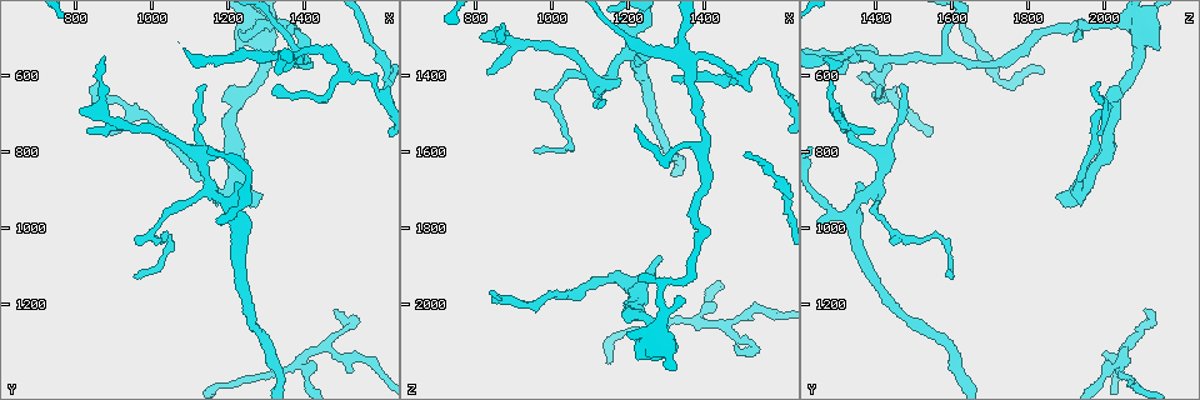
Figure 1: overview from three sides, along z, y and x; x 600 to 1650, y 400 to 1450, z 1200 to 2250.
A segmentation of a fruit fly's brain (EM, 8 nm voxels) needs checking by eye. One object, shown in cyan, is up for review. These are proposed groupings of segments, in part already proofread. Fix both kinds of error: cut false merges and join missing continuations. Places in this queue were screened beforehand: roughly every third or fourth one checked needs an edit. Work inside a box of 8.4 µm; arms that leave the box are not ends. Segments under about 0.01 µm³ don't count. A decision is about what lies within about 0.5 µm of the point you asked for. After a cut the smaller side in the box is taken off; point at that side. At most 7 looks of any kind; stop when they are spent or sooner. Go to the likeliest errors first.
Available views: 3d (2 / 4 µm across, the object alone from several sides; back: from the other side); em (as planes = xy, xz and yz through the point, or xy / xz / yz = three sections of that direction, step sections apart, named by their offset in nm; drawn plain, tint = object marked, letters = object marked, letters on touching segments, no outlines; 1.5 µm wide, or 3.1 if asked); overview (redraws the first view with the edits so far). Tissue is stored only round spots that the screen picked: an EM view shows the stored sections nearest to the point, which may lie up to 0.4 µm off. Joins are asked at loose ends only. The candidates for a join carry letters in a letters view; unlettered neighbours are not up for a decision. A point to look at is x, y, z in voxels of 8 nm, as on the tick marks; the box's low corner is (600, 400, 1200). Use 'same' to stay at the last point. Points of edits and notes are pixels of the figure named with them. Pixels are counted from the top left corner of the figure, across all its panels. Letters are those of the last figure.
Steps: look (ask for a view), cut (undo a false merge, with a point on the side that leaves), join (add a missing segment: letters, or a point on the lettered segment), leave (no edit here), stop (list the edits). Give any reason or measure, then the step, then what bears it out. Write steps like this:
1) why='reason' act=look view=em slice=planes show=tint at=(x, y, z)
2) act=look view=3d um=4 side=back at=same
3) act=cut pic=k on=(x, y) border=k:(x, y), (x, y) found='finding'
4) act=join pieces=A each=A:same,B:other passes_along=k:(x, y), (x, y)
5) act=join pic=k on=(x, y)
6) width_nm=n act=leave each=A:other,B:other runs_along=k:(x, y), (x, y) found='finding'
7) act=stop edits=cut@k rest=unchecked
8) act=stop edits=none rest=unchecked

act=look view=em slice=planes show=plain at=(1365, 540, 1375)

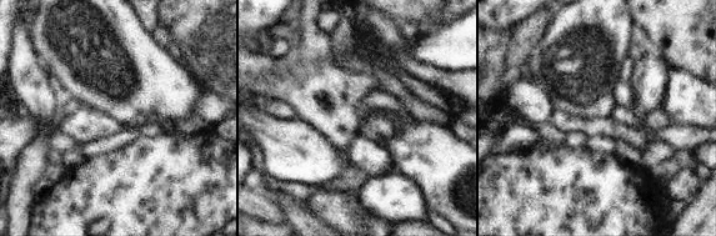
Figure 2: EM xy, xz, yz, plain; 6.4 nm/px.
why='see the neighbours' act=look view=em slice=planes show=letters at=same

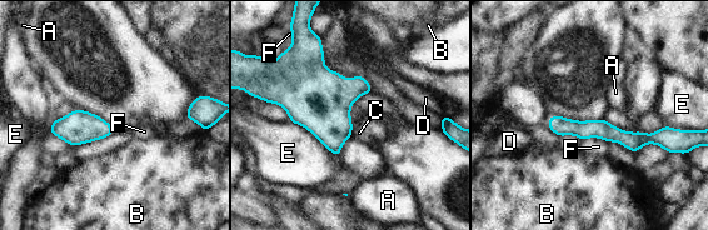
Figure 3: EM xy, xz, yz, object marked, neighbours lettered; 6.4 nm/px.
act=leave each=A:other,B:other,C:other,D:other,E:other,F:other border=3:(114, 130), (99, 139), (70, 145) found='continuous, no second neuron'

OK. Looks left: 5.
why='three-way junction' act=look view=3d um=4 at=(1395, 1365, 2015)

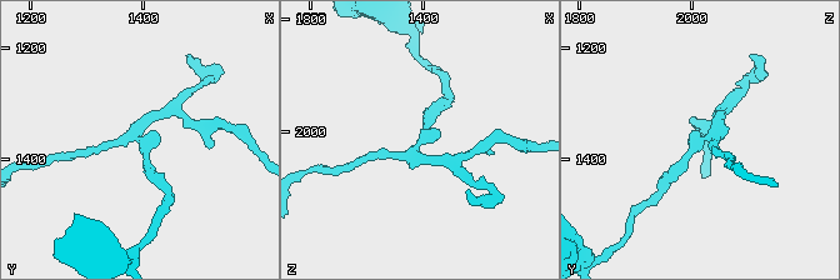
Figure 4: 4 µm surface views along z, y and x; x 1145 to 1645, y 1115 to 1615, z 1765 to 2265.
arms=3 why='need the tissue' act=look view=em slice=yz step=8 show=letters at=(1405, 1370, 2015)

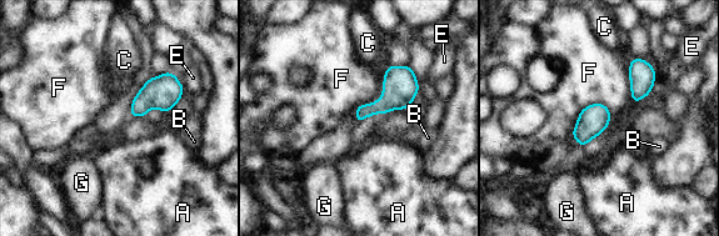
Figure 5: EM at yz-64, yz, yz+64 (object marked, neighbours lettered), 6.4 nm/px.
act=leave each=A:other,B:other,C:other,E:other,F:other,G:other border=5:(609, 109), (587, 105), (570, 134) found='all the same neuron'

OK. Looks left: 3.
why='sharp bend' act=look view=3d um=4 at=(1050, 1035, 1585)

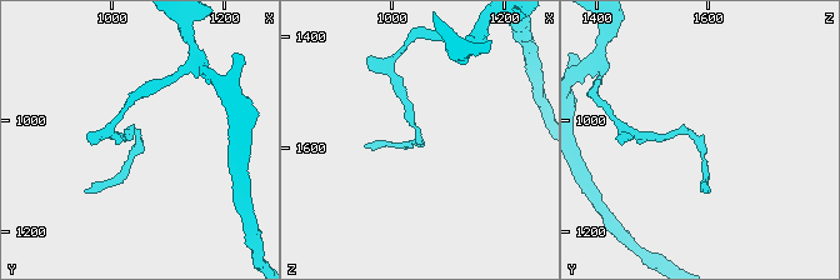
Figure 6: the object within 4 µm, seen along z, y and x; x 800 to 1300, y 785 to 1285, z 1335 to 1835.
act=look view=em slice=xz step=4 show=tint at=(1045, 1040, 1585)

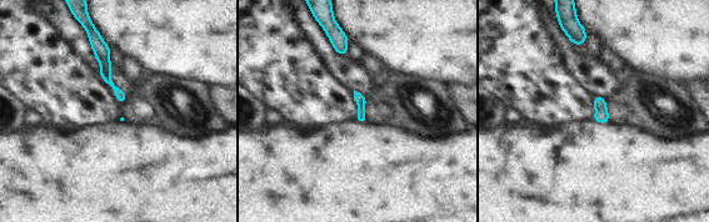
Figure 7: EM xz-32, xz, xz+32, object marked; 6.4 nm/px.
why='what lies round it' act=look view=em slice=xz step=4 show=letters at=same

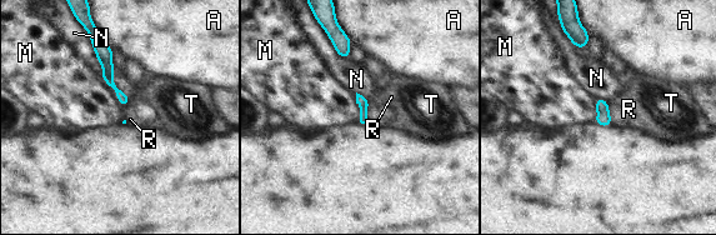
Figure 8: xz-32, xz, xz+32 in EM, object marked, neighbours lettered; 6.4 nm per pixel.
longest_contact=N:260nm act=leave each=A:other,M:other,N:other,R:other,T:other border=8:(360, 110), (360, 116), (356, 121) found='all the same neuron'

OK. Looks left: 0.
act=stop edits=none rest=unchecked

